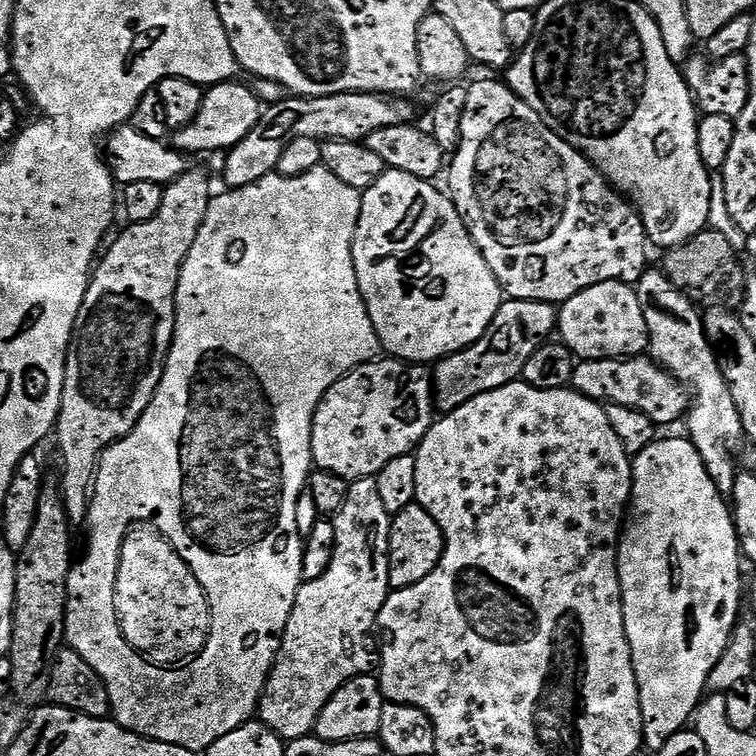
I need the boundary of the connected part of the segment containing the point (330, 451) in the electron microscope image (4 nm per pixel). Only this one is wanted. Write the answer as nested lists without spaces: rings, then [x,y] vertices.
[[[377,358],[368,364],[359,364],[350,374],[346,374],[322,398],[318,410],[314,414],[312,423],[312,462],[321,472],[329,472],[335,476],[342,477],[349,482],[354,480],[367,480],[374,478],[386,466],[386,462],[394,462],[394,458],[402,458],[415,453],[417,446],[422,442],[422,438],[429,432],[434,423],[434,401],[432,399],[432,374],[427,364],[411,364],[408,360],[397,360],[395,358]]]

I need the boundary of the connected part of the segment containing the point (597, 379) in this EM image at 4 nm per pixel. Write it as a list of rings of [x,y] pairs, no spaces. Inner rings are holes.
[[[651,355],[629,356],[623,360],[580,360],[572,375],[571,387],[586,398],[605,405],[630,406],[630,410],[642,410],[658,426],[683,421],[690,407],[690,392],[657,364]]]

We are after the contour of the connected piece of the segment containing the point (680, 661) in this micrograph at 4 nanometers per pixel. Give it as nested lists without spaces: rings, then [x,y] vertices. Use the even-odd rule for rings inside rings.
[[[672,436],[669,440],[657,438],[650,446],[646,446],[646,450],[635,453],[632,461],[630,523],[621,535],[616,553],[618,578],[622,590],[622,614],[626,626],[626,638],[630,642],[634,674],[640,691],[642,722],[644,723],[644,748],[648,750],[661,748],[670,737],[685,731],[689,727],[690,721],[696,715],[697,708],[700,707],[701,700],[706,695],[710,670],[714,670],[714,666],[718,666],[718,658],[722,658],[722,654],[732,637],[732,631],[736,629],[736,625],[741,619],[740,599],[743,601],[746,596],[746,581],[744,582],[743,578],[740,577],[740,564],[742,565],[740,543],[736,537],[736,527],[732,521],[732,509],[729,501],[726,499],[725,493],[720,492],[718,486],[714,486],[714,482],[691,439],[681,436]]]

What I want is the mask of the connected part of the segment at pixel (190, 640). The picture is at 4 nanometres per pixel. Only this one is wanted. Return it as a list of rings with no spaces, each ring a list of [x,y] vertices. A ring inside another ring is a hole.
[[[151,526],[133,527],[124,540],[116,613],[126,642],[161,666],[180,666],[199,656],[212,629],[212,608],[198,578],[168,539]]]

